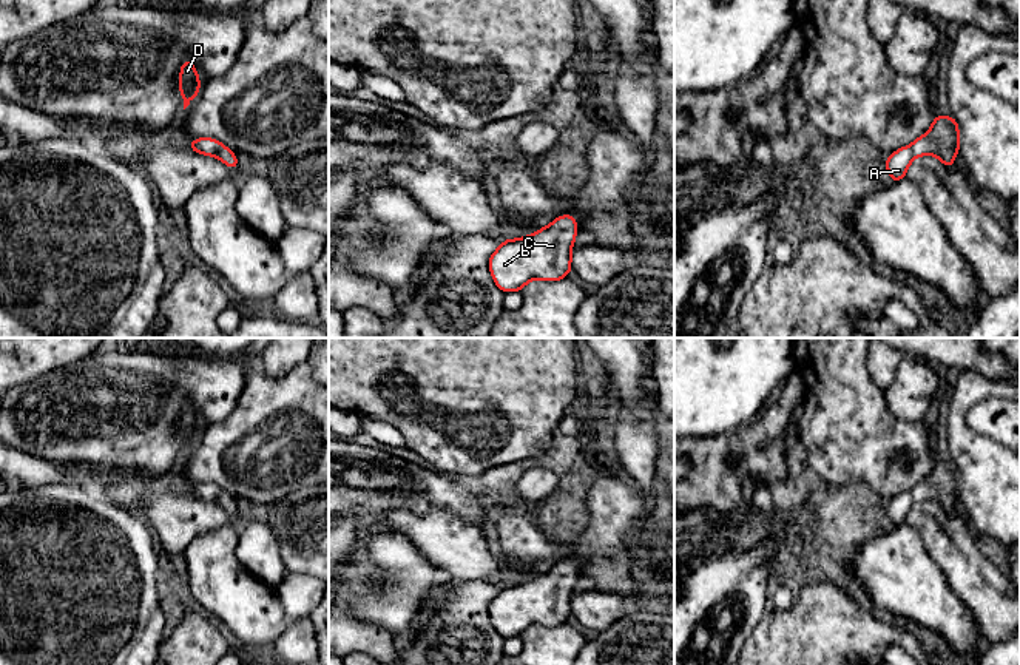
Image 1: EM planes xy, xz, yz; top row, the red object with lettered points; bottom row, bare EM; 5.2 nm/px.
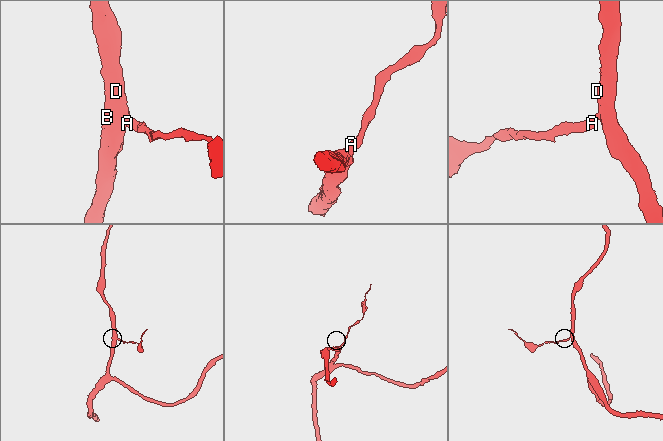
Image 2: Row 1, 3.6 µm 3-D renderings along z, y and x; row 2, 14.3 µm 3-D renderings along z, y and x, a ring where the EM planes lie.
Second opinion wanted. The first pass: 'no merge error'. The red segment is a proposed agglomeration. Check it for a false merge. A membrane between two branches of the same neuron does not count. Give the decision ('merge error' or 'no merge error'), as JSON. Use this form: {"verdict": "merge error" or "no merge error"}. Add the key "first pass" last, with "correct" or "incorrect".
{"verdict": "no merge error", "first pass": "correct"}

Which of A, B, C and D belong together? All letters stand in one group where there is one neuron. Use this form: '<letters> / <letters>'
A B C D

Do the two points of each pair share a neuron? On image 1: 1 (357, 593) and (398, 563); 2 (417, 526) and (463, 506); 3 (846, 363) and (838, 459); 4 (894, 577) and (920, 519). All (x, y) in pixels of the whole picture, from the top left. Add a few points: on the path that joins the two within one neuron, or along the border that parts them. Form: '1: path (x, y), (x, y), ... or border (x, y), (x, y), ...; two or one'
1: path (368, 588), (388, 574); one
2: border (414, 511), (448, 509), (485, 525); two
3: path (841, 386), (841, 435); one
4: border (905, 523), (918, 534), (925, 551), (934, 560); two

